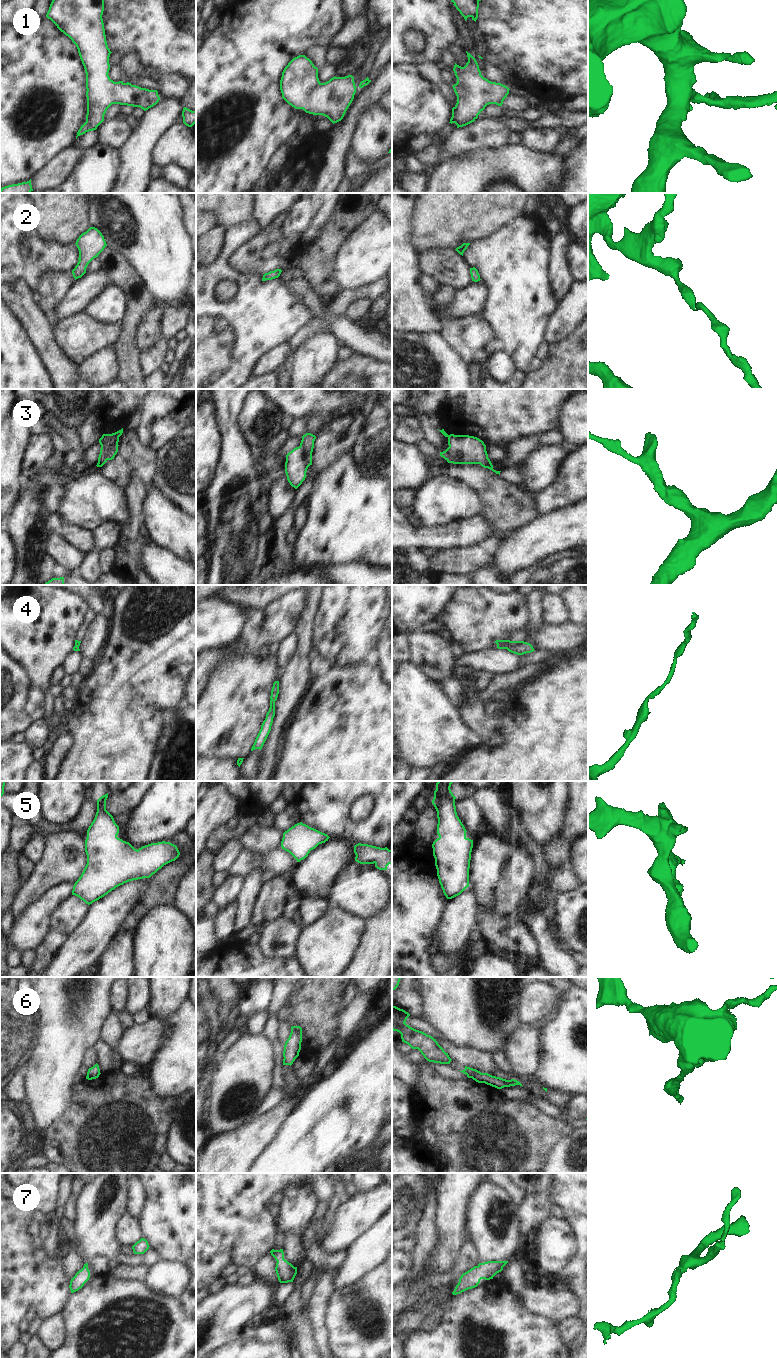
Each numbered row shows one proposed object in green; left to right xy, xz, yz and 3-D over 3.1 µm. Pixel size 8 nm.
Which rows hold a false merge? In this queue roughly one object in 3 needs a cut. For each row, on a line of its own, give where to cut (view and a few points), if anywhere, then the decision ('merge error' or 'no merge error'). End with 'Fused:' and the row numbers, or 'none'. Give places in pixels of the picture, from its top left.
1: no cut; no merge error
2: no cut; no merge error
3: no cut; no merge error
4: no cut; no merge error
5: no cut; no merge error
6: no cut; no merge error
7: no cut; no merge error
Fused: none

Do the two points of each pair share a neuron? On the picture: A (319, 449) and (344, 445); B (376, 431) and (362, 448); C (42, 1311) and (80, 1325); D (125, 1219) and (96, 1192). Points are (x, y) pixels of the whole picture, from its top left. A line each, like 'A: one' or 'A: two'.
A: one
B: one
C: two
D: two

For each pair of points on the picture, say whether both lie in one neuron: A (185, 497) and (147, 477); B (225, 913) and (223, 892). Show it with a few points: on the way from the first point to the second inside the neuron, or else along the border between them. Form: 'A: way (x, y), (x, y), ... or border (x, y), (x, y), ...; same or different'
A: border (157, 457), (156, 473), (151, 482); different
B: border (214, 909), (222, 909), (235, 902), (234, 929); different

